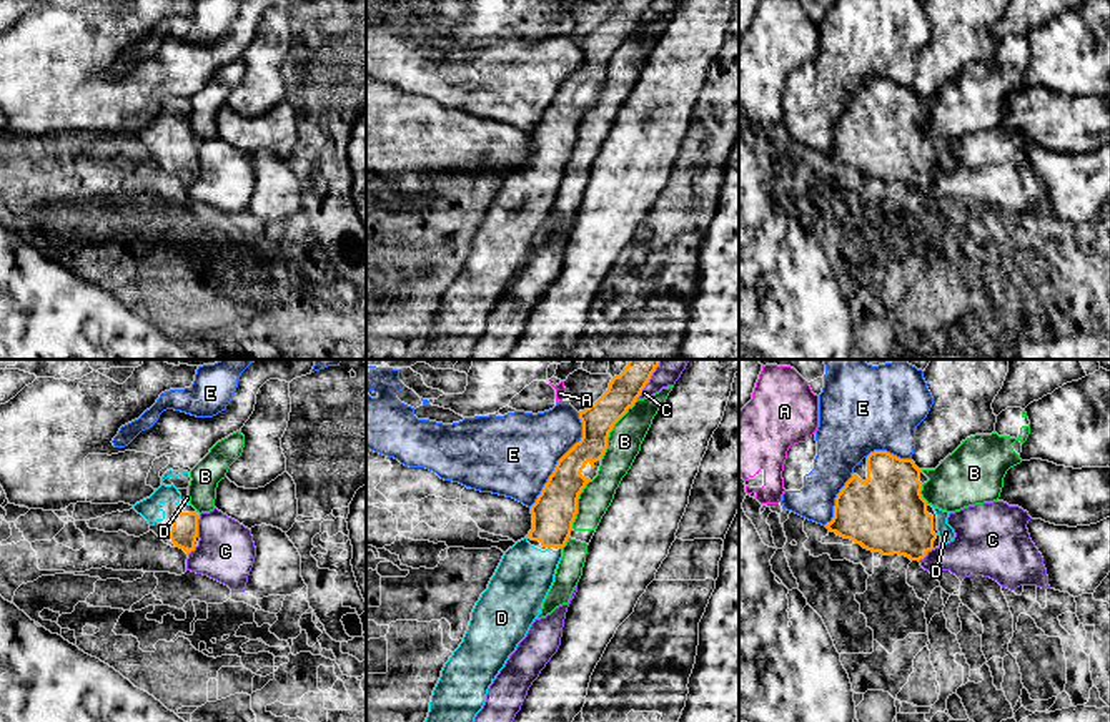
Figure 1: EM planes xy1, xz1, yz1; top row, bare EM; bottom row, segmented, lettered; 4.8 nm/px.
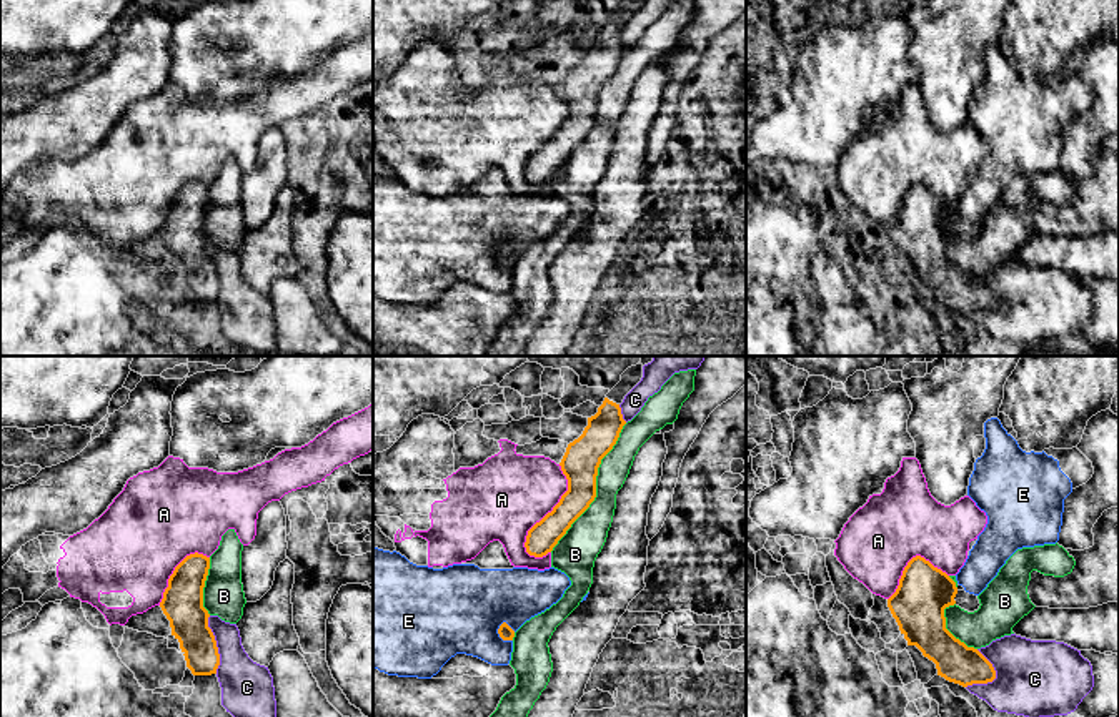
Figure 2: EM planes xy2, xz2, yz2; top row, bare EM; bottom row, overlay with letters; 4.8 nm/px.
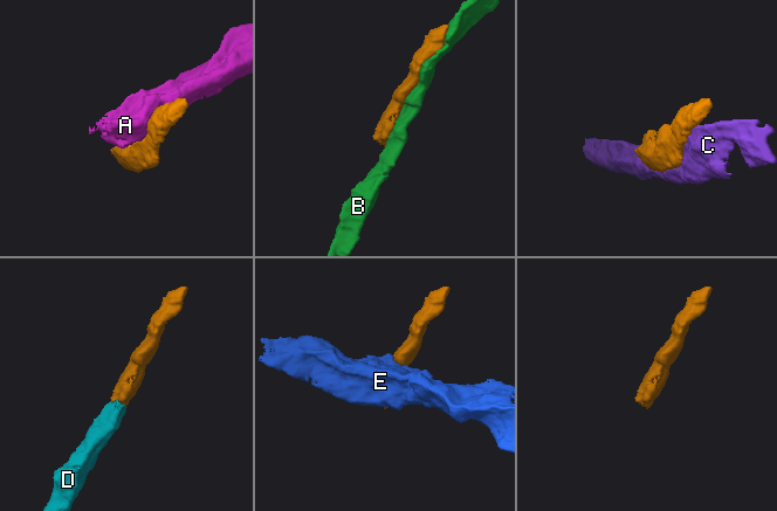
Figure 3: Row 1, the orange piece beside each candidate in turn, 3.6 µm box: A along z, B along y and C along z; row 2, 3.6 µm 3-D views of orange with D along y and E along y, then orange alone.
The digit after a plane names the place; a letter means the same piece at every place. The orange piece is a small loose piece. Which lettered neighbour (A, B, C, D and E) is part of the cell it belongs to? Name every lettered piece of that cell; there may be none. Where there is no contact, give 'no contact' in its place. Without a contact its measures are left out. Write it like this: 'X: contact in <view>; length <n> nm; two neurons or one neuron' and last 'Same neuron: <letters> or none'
A: contact in xz2; length 480 nm; two neurons
B: contact in xz2; length 750 nm; two neurons
C: contact in yz2; length 200 nm; two neurons
D: no contact; one neuron
E: contact in xz1; length 500 nm; two neurons
Same neuron: D

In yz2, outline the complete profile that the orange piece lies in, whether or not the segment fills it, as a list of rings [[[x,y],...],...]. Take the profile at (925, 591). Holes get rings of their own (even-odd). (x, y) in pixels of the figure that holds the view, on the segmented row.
[[[921,556],[903,571],[888,607],[908,645],[916,645],[932,660],[937,675],[962,687],[996,679],[992,664],[946,629],[944,609],[954,606],[956,582]]]

